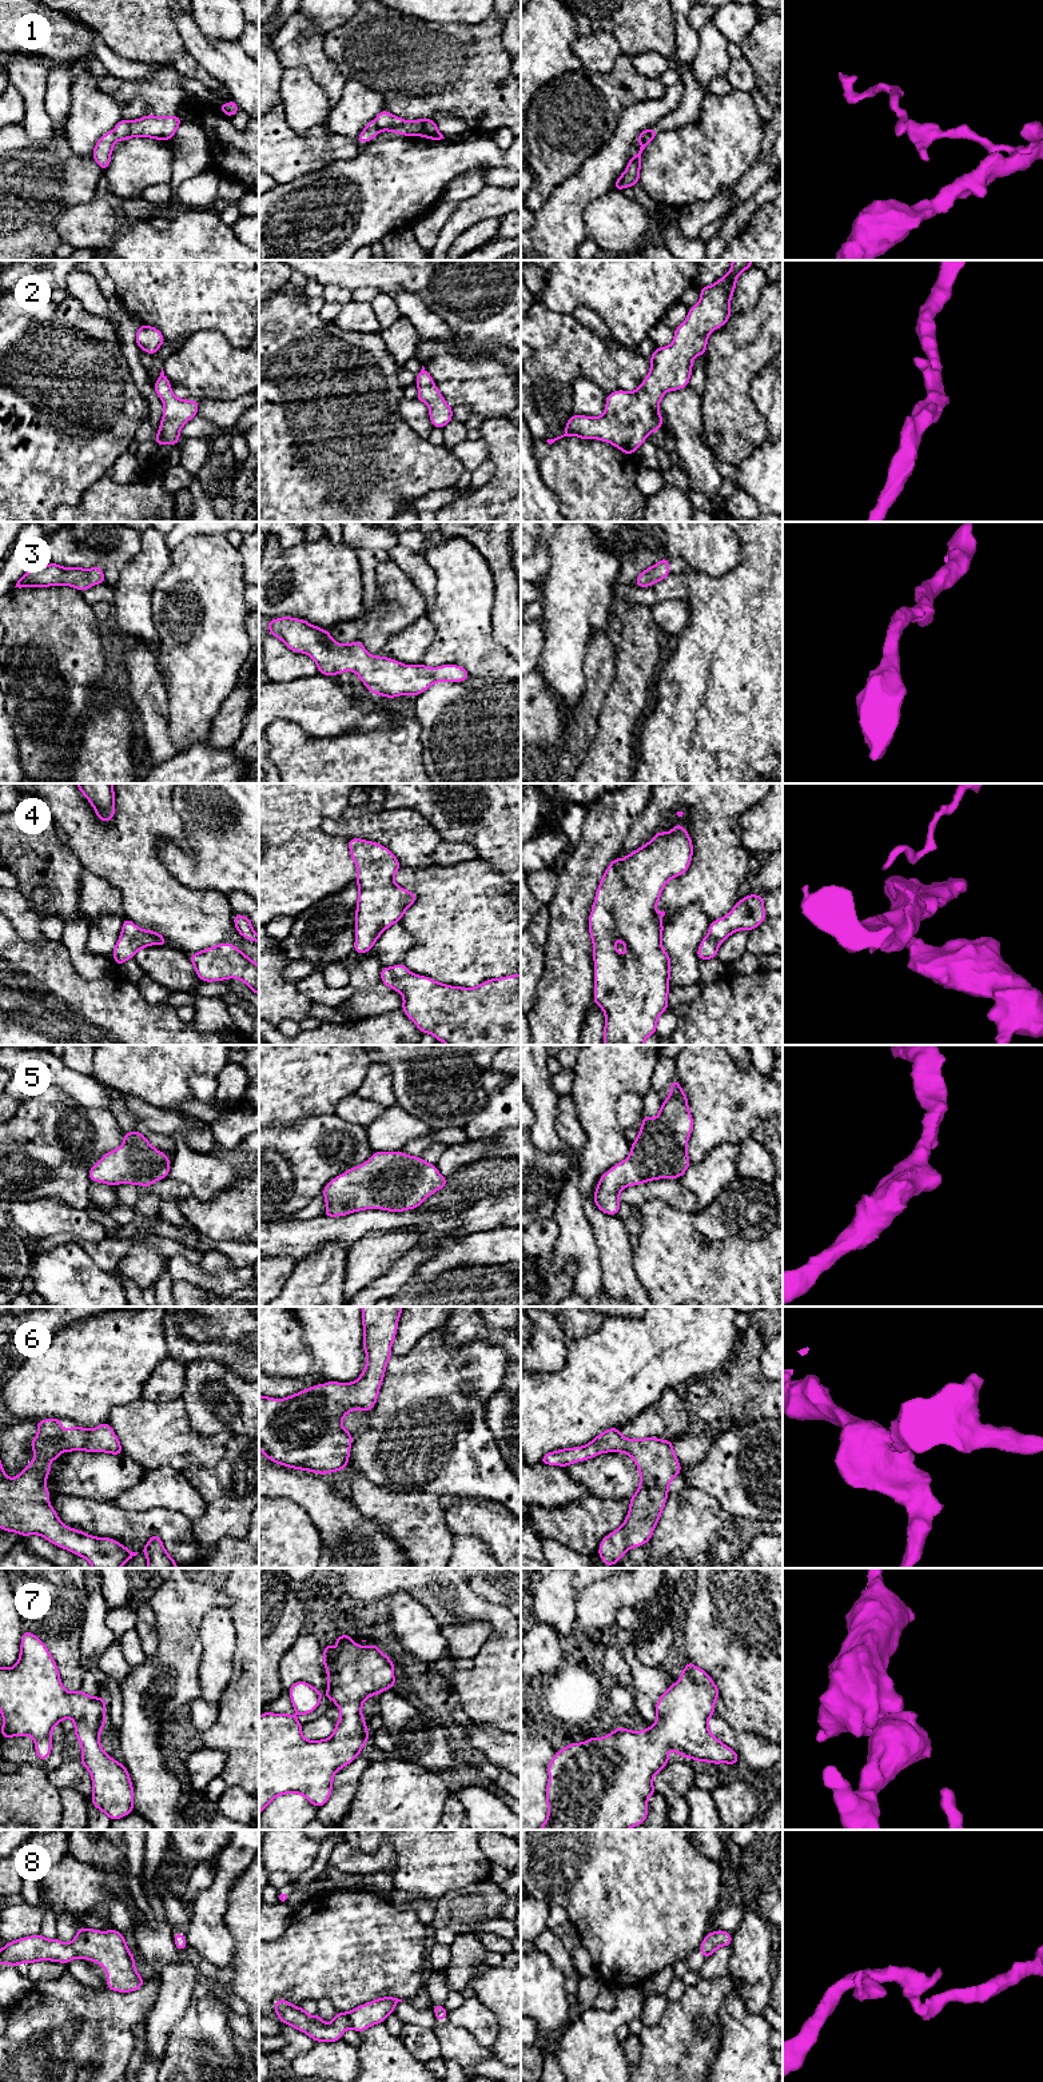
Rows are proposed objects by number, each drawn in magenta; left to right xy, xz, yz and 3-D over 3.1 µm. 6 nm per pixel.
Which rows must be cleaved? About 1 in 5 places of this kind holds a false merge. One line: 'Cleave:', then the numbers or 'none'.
Cleave: 1

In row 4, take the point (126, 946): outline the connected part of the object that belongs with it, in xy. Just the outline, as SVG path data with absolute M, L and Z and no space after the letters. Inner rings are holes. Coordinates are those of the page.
M124 918L122 934L112 950L118 968L124 961L134 958L138 950L150 945L166 946L166 938L160 933L143 930L131 920Z

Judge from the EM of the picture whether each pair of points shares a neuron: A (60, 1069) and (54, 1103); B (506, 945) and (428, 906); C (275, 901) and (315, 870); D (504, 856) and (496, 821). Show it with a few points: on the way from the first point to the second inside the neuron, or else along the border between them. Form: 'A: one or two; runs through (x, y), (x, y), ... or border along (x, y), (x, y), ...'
A: two; border along (55, 1085), (66, 1091), (82, 1105)
B: one; runs through (486, 933), (470, 929), (464, 922), (448, 921)
C: one; runs through (285, 892), (306, 870)
D: one; runs through (504, 848), (504, 829)

